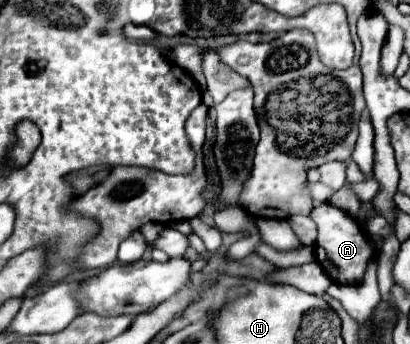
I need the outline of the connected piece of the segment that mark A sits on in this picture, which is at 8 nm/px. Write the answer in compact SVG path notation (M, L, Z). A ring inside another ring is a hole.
M321 204L313 210L311 218L317 222L317 228L319 228L319 236L315 242L315 254L317 254L319 264L327 270L329 278L343 286L361 286L367 264L375 260L377 256L377 250L371 248L369 236L361 230L357 220L353 220L351 216L347 216L335 206Z

